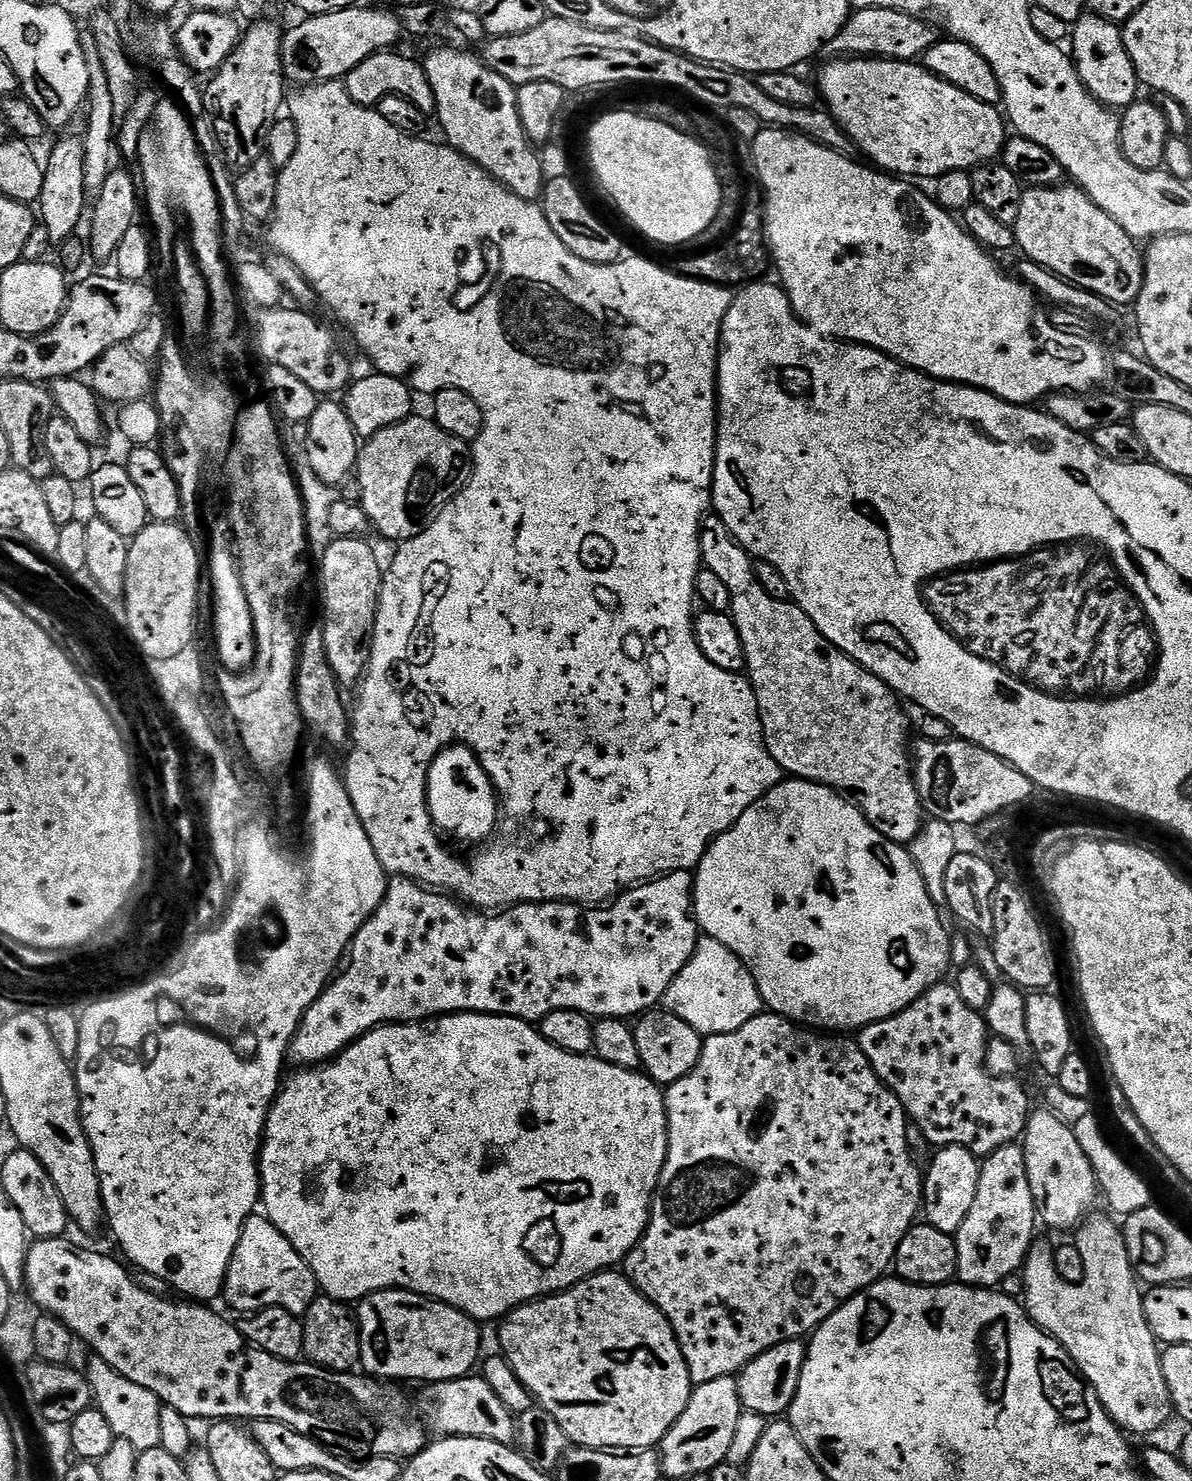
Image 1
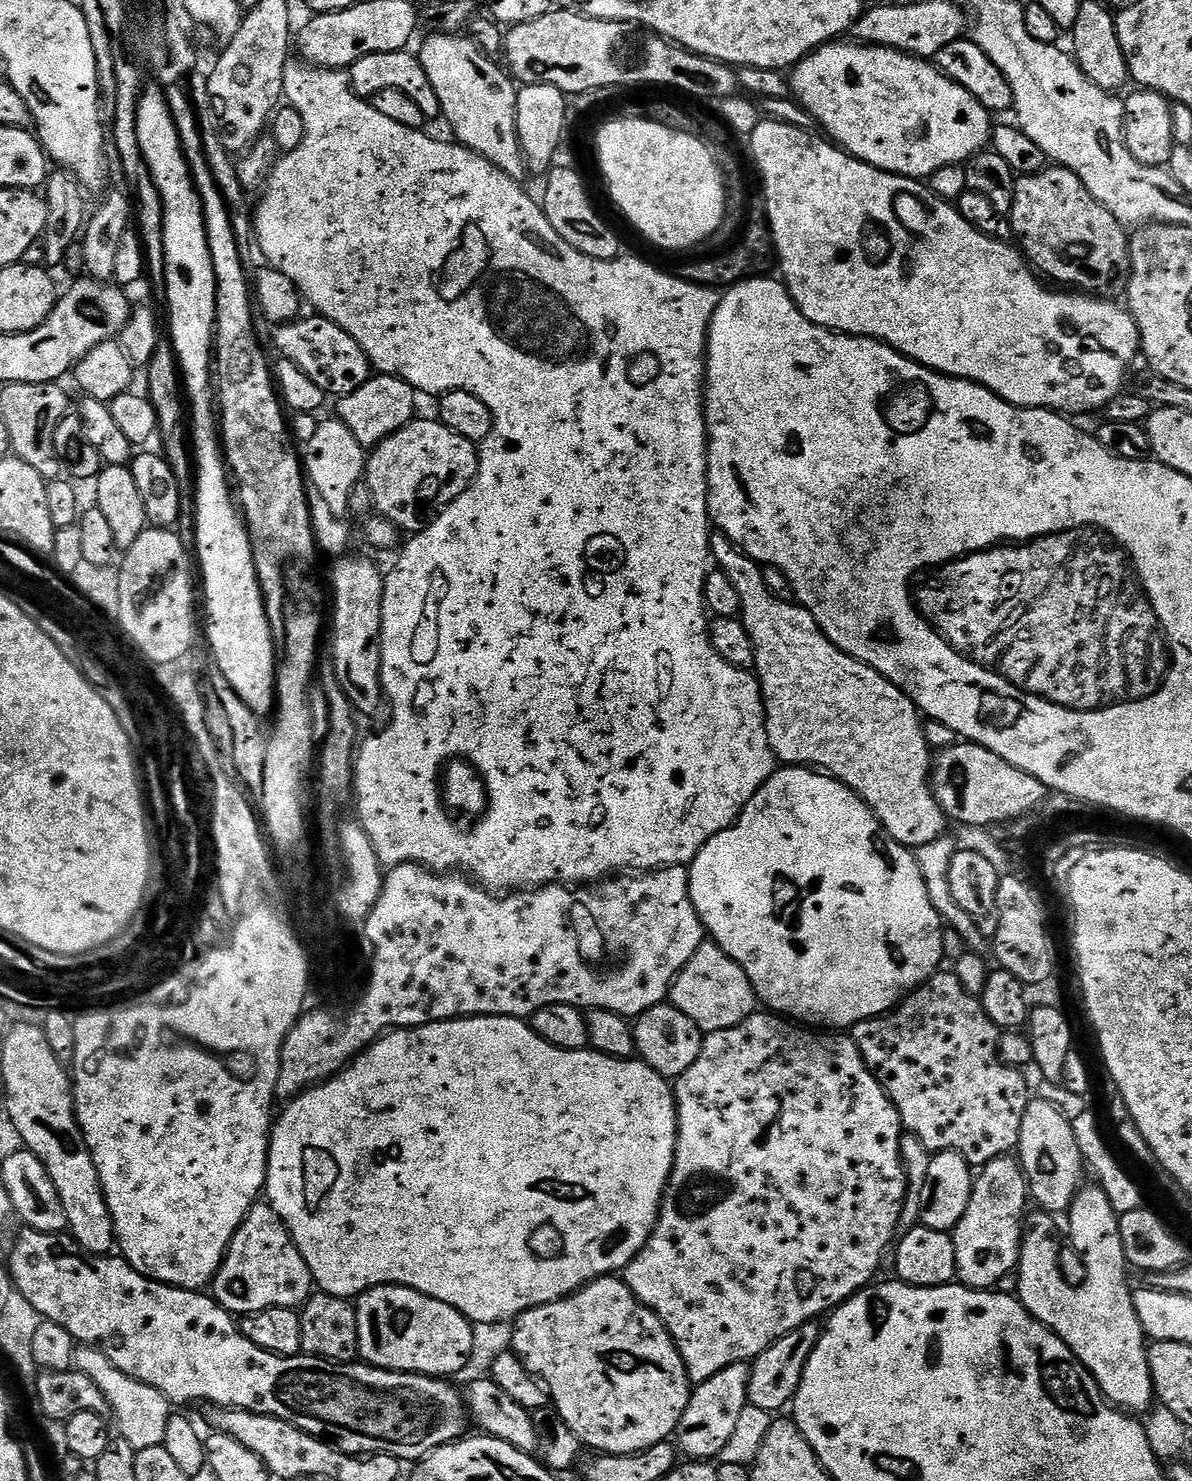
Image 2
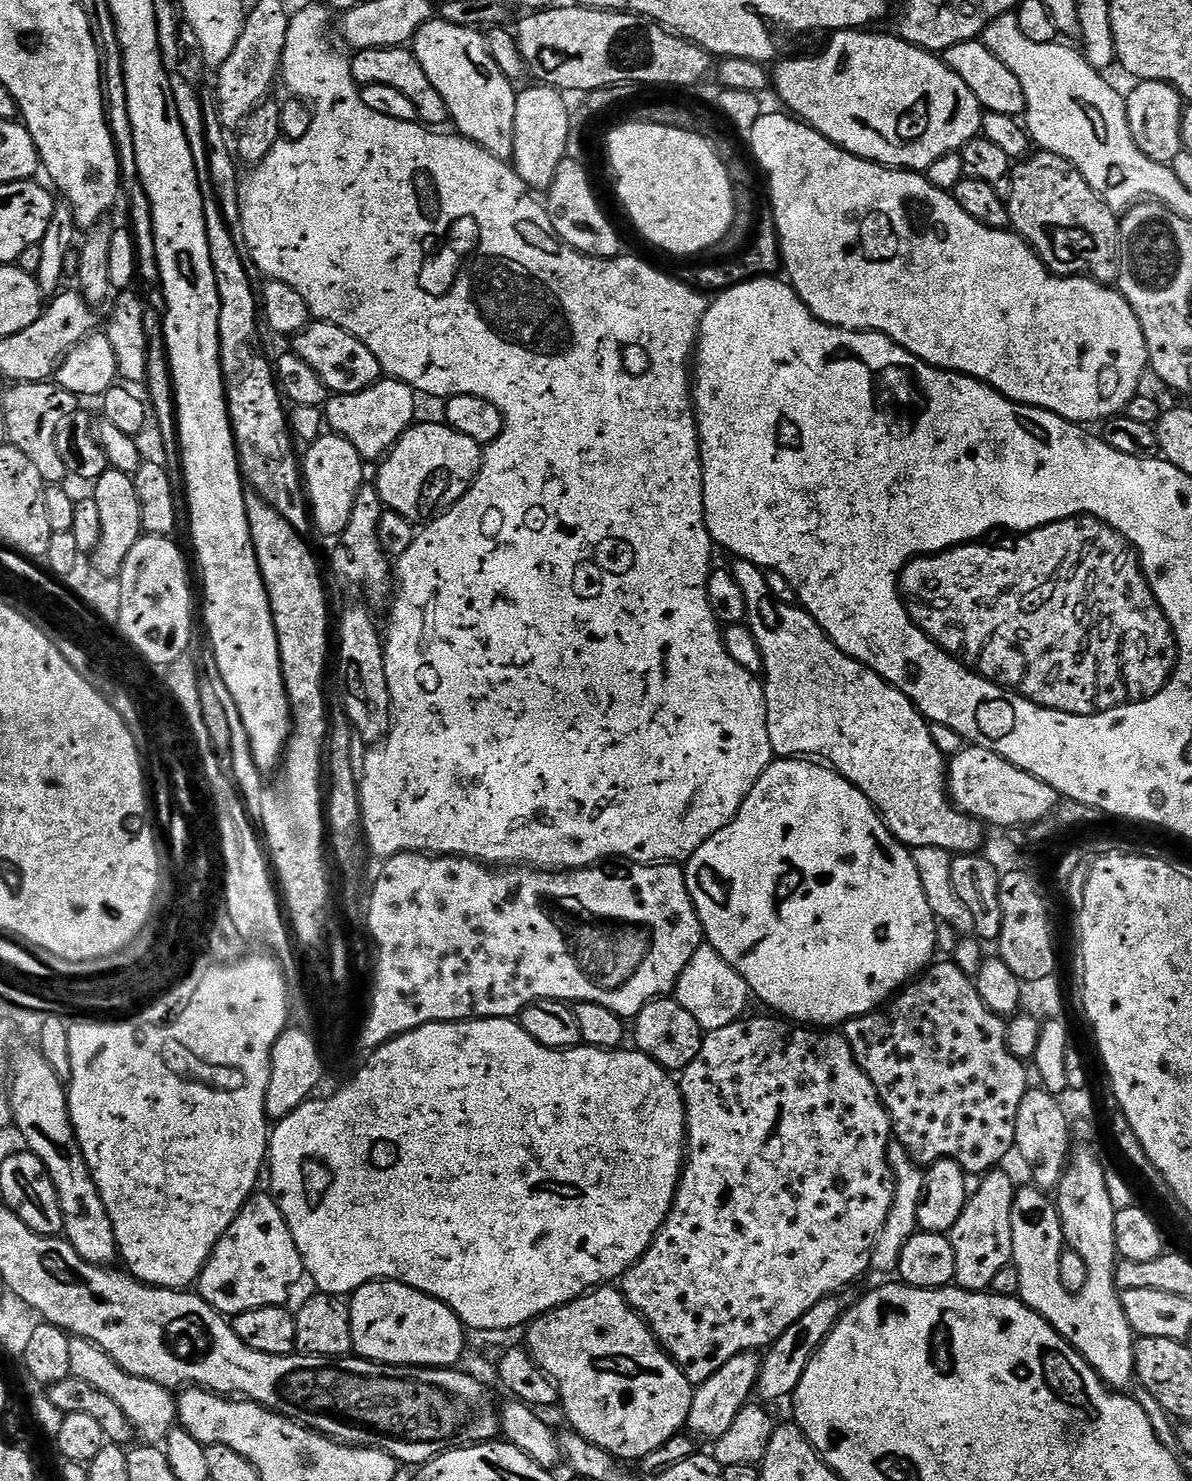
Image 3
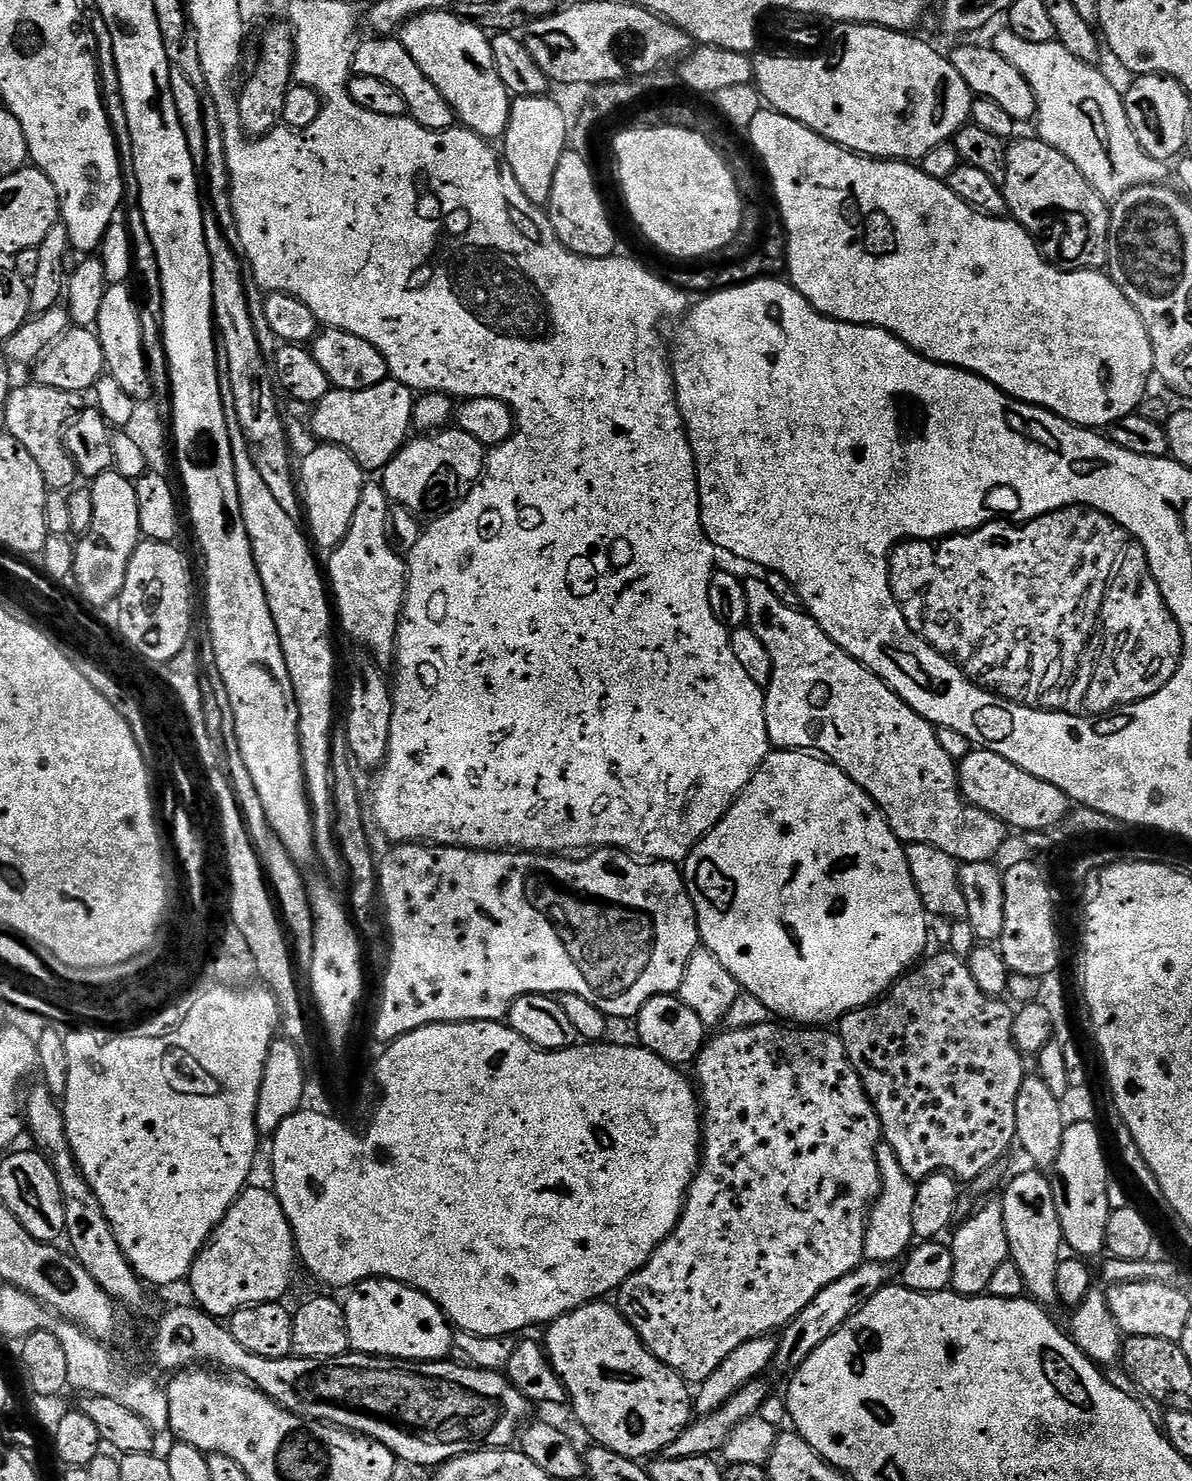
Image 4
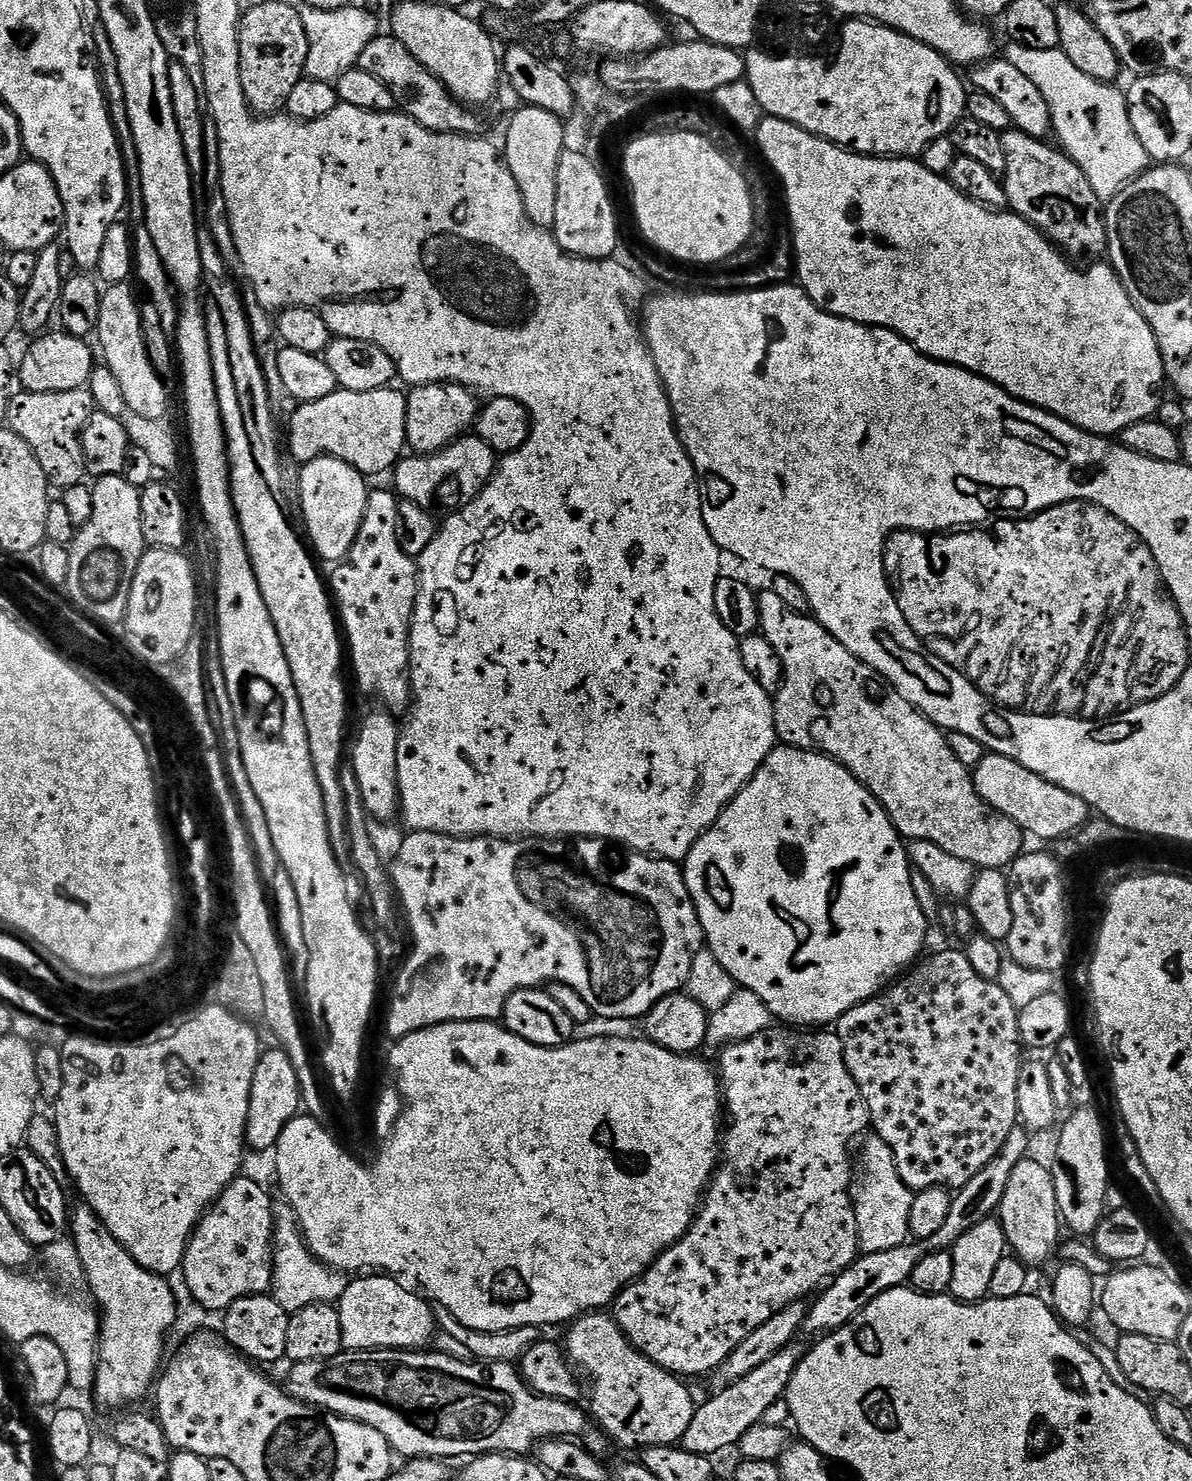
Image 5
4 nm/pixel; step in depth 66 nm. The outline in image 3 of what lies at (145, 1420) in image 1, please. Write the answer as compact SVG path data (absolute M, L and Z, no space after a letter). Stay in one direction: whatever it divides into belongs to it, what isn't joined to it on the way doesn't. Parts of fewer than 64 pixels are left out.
M73 1338L70 1342L70 1370L72 1375L82 1378L82 1382L90 1382L94 1390L102 1390L106 1398L114 1403L130 1418L133 1429L138 1433L139 1439L145 1444L153 1446L167 1441L172 1429L177 1427L176 1414L177 1397L173 1389L163 1388L158 1382L150 1382L146 1378L138 1378L134 1374L126 1374L108 1357L94 1342Z

